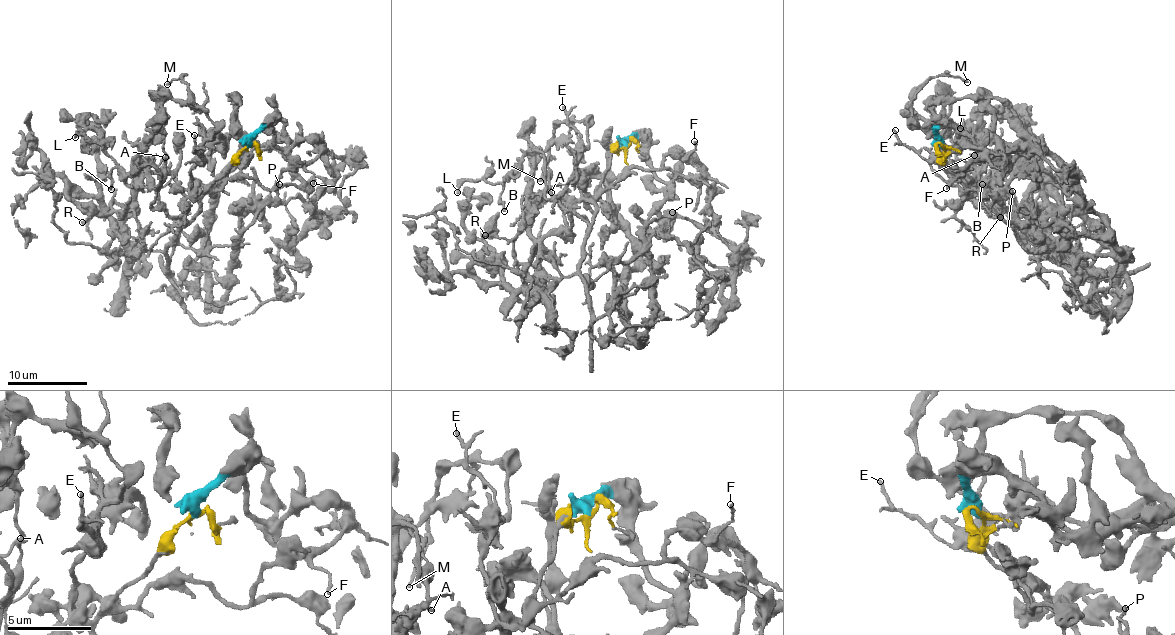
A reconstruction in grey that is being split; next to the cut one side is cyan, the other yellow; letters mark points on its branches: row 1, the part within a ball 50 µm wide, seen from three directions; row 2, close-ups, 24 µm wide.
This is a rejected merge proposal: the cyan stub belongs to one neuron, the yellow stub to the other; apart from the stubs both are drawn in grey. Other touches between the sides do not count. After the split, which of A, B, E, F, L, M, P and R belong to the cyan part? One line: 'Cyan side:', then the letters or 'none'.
Cyan side: none

